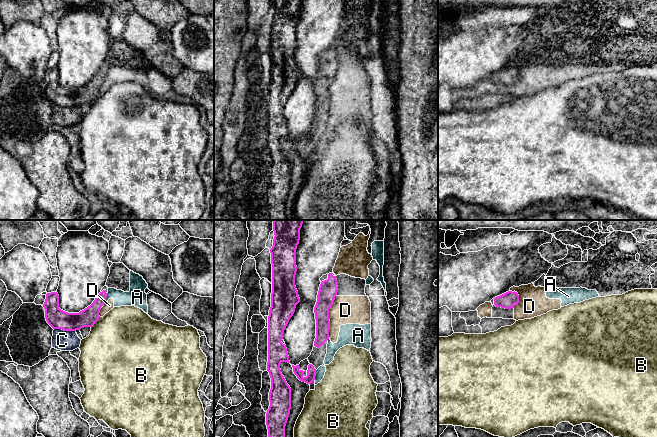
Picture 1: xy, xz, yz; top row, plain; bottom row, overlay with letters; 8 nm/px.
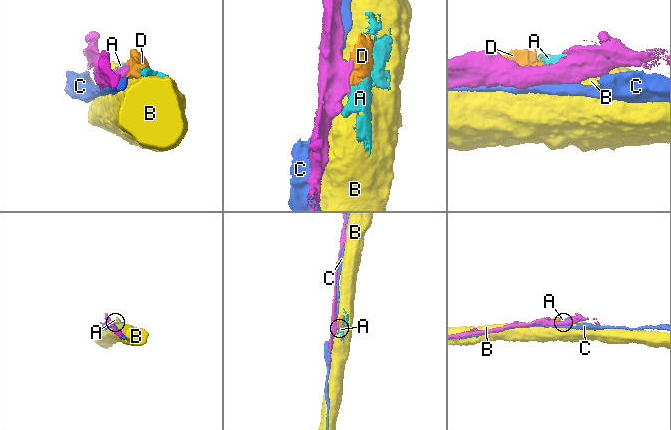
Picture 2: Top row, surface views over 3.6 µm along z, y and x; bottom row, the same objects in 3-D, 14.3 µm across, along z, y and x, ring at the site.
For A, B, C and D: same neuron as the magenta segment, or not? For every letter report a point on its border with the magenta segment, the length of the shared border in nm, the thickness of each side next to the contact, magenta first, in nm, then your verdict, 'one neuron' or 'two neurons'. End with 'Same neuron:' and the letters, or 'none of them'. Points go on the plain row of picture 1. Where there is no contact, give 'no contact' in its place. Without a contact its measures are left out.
A: meets magenta in xz at (315, 151); contact 90 nm long; 80 nm thick on the magenta side, 80 nm on the other; two neurons
B: meets magenta in xy at (96, 97); contact 120 nm long; 150 nm thick on the magenta side, 500 nm on the other; two neurons
C: meets magenta in xy at (65, 106); contact 180 nm long; 160 nm thick on the magenta side, 160 nm on the other; two neurons
D: meets magenta in xz at (328, 92); contact 360 nm long; 150 nm thick on the magenta side, 220 nm on the other; two neurons
Same neuron: none of them

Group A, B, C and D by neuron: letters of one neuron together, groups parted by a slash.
A D / B / C

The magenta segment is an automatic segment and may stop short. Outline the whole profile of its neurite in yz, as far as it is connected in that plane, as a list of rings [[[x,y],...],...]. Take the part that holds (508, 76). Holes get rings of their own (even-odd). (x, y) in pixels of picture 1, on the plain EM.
[[[508,67],[494,75],[494,81],[505,85],[514,84],[519,79],[519,71],[517,68]]]

